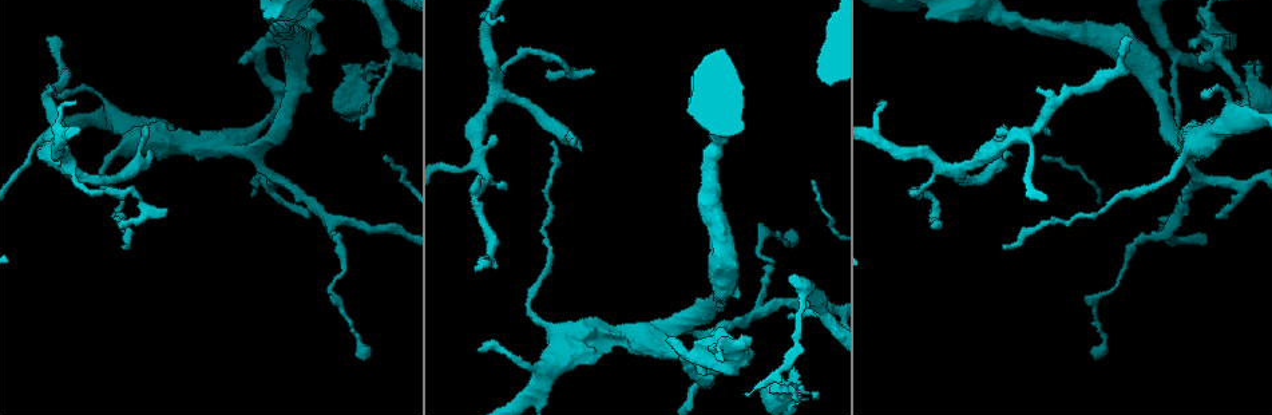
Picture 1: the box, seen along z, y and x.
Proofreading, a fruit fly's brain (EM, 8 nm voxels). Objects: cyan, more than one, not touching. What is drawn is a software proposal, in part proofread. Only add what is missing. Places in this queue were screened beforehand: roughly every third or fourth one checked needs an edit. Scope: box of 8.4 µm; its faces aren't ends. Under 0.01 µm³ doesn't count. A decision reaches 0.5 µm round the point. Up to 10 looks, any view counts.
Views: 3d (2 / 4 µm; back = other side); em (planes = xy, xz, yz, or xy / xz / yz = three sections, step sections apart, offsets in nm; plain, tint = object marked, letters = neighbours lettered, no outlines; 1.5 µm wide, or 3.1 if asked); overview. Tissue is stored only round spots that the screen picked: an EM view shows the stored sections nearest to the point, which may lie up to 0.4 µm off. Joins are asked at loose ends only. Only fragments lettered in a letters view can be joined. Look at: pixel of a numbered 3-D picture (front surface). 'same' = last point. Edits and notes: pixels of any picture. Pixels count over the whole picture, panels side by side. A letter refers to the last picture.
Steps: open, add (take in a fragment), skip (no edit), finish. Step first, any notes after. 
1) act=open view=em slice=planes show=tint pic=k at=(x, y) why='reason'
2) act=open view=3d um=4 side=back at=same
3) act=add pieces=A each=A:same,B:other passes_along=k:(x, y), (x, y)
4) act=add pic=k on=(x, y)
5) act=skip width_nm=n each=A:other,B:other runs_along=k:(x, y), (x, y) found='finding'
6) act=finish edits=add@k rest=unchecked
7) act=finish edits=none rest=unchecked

act=open view=em slice=yz step=4 show=tint pic=1 at=(1124, 37) why='long arm stops here'

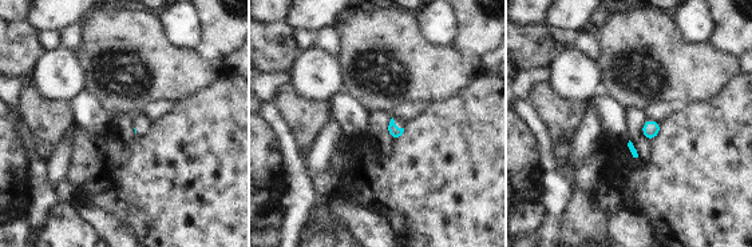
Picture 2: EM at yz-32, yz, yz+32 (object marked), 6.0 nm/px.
act=open view=em slice=planes show=letters at=same why='another direction'

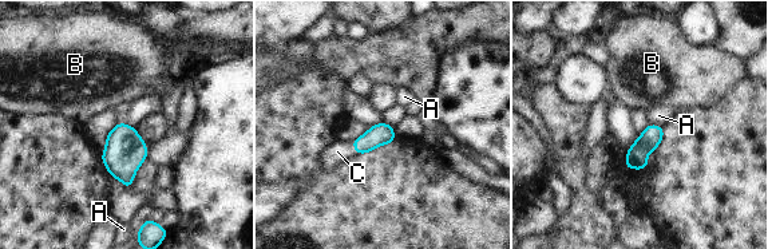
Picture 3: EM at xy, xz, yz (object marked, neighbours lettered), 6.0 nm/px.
act=add pieces=C longest_contact=C:90nm each=A:other,B:other,C:same passes_along=3:(380, 134), (353, 146), (337, 151) found='the neuron continues'

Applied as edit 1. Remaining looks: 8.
act=open view=overview why='redraw'

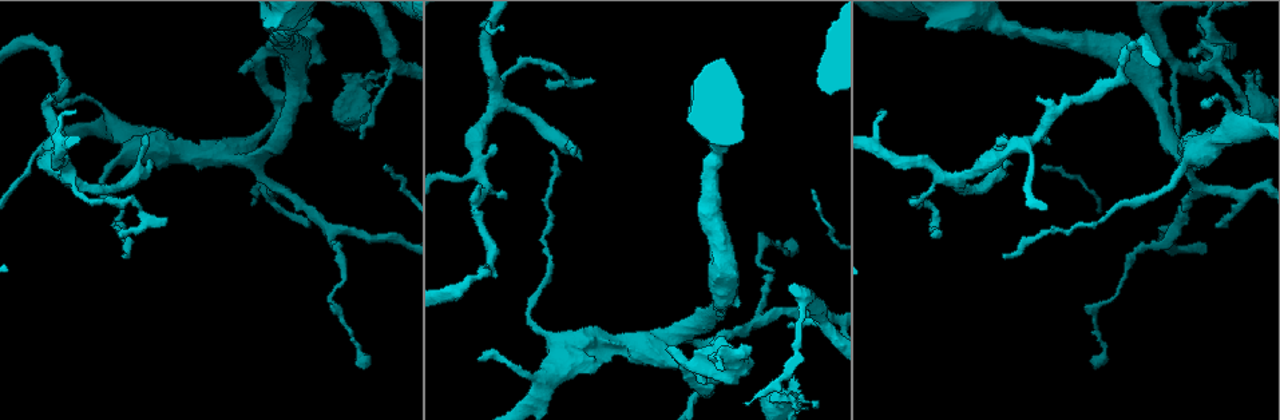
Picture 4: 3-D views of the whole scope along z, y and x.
act=open view=em slice=planes show=letters pic=4 at=(146, 133) why='free end'

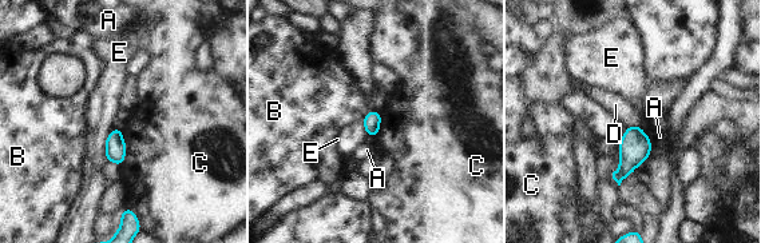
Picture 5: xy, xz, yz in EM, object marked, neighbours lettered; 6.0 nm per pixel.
act=skip each=A:other,B:other,C:other,D:other,E:other border=5:(634, 123), (626, 128) found='none of them fits'

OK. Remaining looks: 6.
act=open view=3d um=2 pic=4 at=(1207, 98) why='branch stops here'

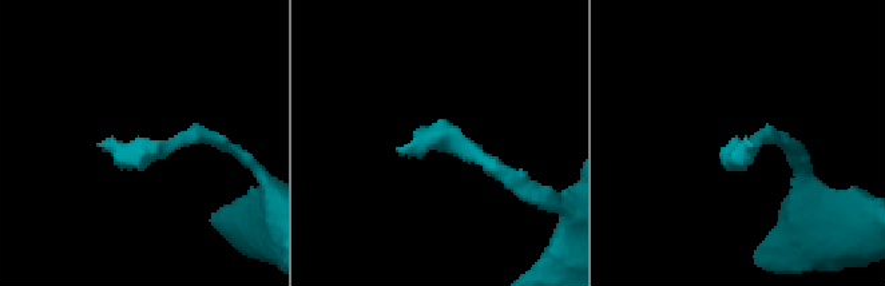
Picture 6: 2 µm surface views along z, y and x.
act=open view=em slice=planes show=letters pic=6 at=(102, 141) why='need the tissue'

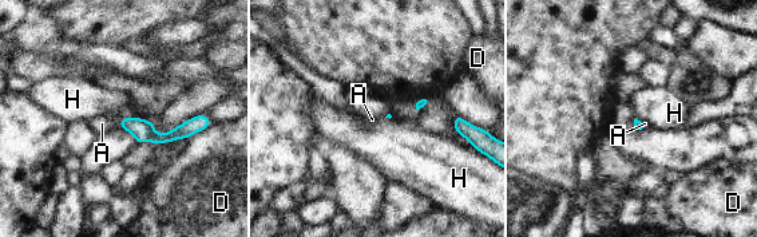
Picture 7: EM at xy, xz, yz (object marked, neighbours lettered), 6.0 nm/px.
act=add pieces=A each=A:same,D:other,H:other passes_along=7:(141, 129), (118, 123), (102, 123) found='it goes on there'

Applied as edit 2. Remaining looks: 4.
act=open view=3d um=4 side=back pic=4 at=(360, 136) why='an open end'

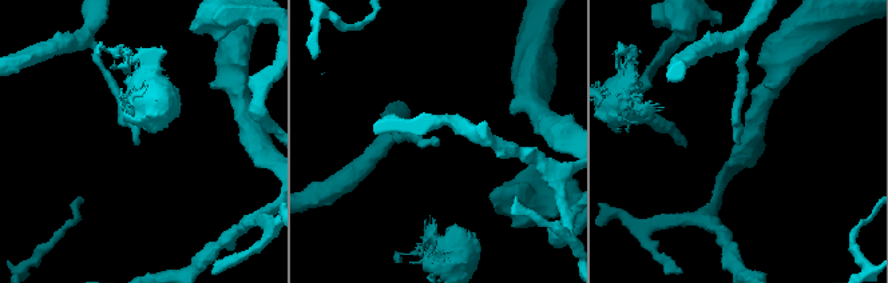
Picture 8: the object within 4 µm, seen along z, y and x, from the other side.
act=open view=em slice=planes show=letters pic=8 at=(740, 141)

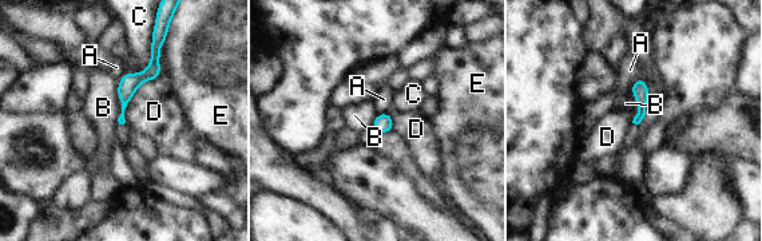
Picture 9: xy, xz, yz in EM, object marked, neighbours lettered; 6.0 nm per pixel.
act=skip each=A:other,B:other,C:other,D:other,E:other border=9:(118, 82), (119, 123) found='none of them fits'

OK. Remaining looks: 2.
act=finish edits=add@3,add@7 rest=unchecked

